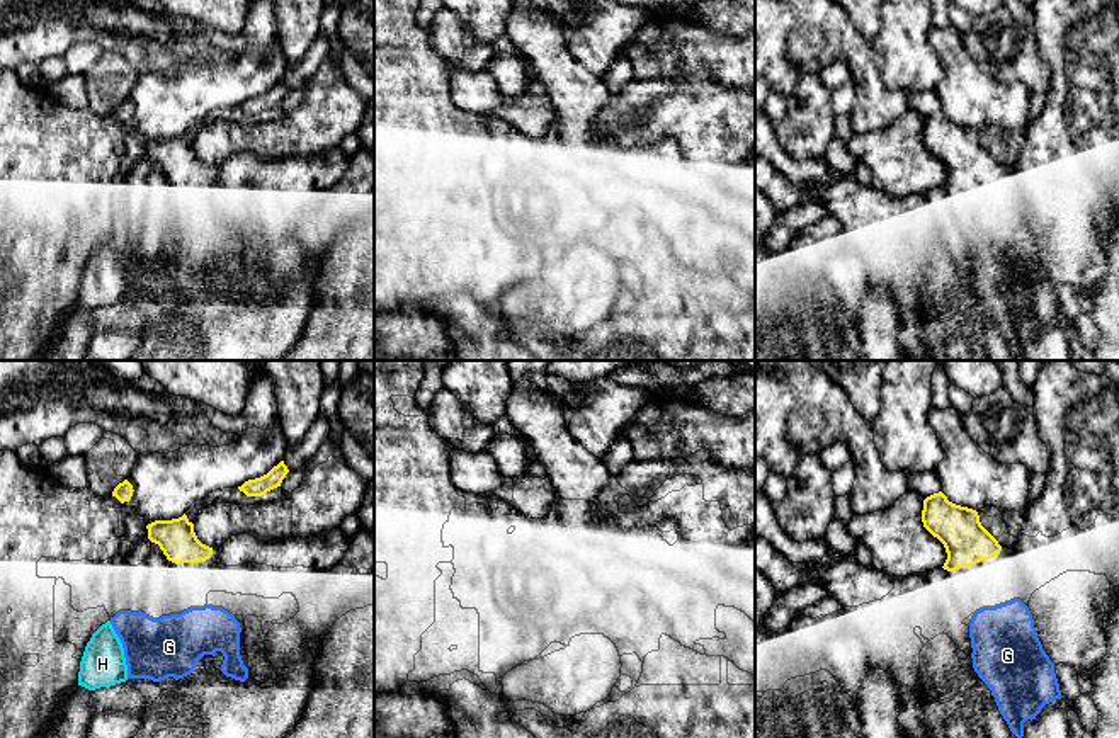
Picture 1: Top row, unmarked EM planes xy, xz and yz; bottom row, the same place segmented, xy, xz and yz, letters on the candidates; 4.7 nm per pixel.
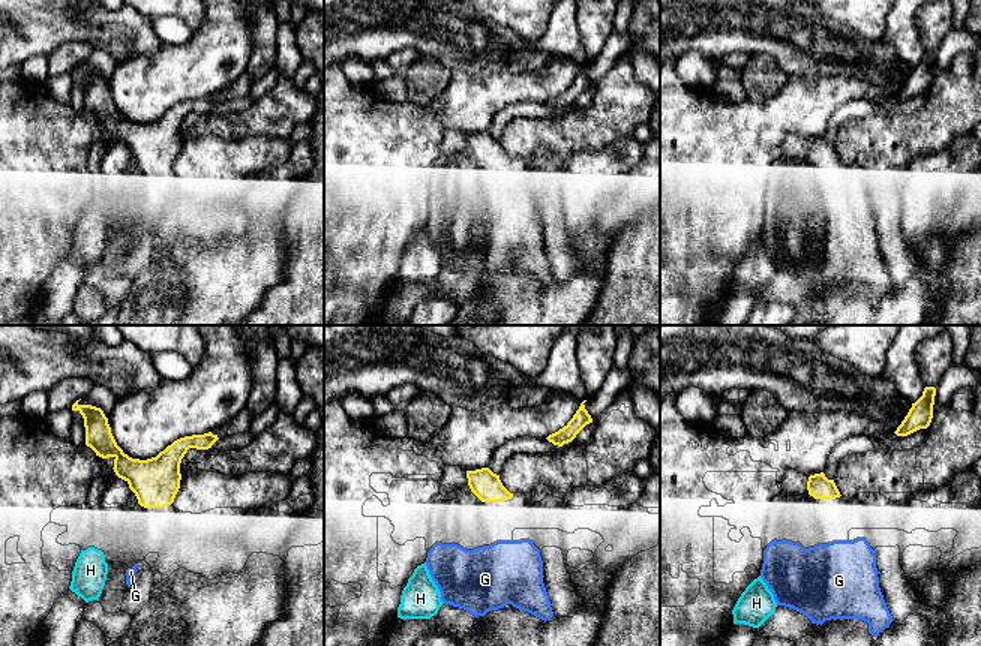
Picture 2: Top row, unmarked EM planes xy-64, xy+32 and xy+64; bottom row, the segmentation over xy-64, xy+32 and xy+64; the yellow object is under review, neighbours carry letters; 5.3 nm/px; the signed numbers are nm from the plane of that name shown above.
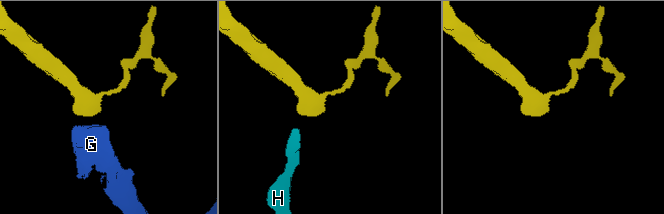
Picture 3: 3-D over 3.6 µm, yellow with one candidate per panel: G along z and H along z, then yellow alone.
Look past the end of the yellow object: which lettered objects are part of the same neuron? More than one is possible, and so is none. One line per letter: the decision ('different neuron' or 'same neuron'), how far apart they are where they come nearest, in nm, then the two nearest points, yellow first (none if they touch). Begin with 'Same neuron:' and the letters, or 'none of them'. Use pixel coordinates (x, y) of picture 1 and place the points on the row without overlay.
Same neuron: G
G: same neuron | 200 nm | yz (968, 186), (983, 227)
H: different neuron | 400 nm | xy (169, 179), (109, 240)

